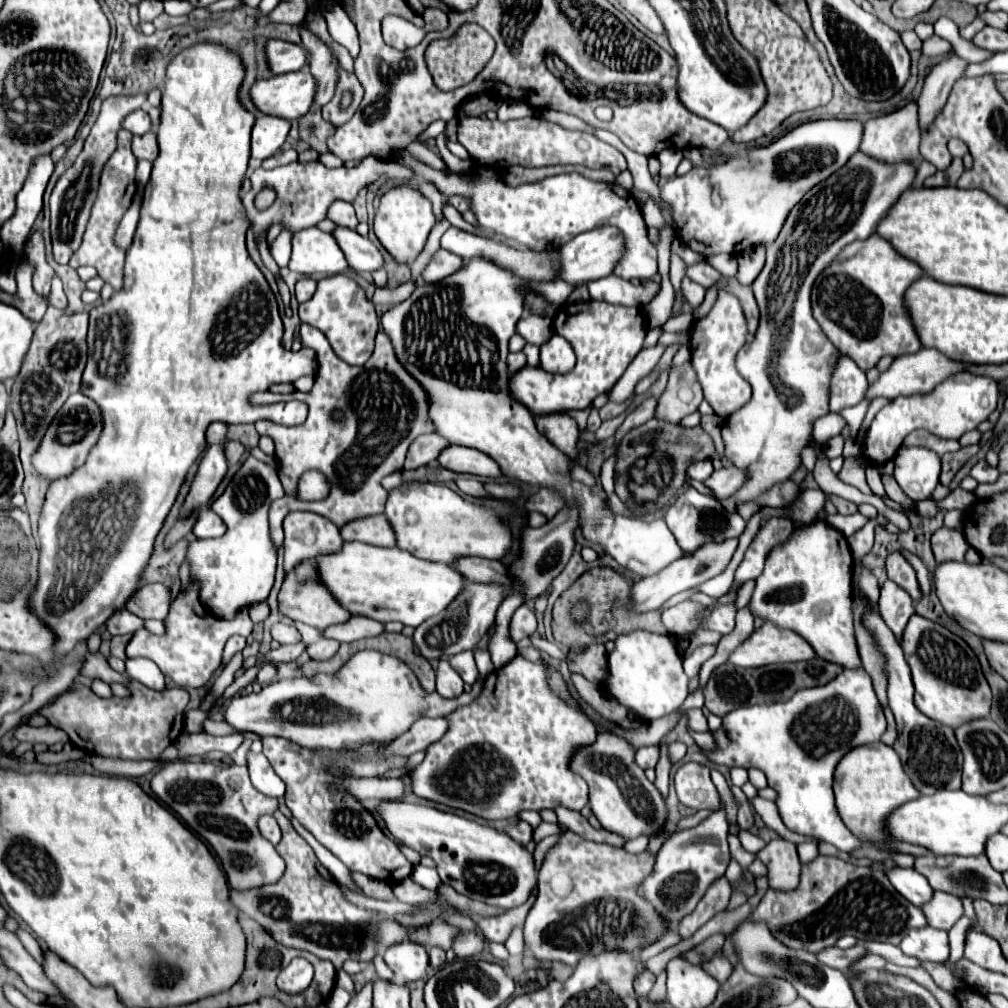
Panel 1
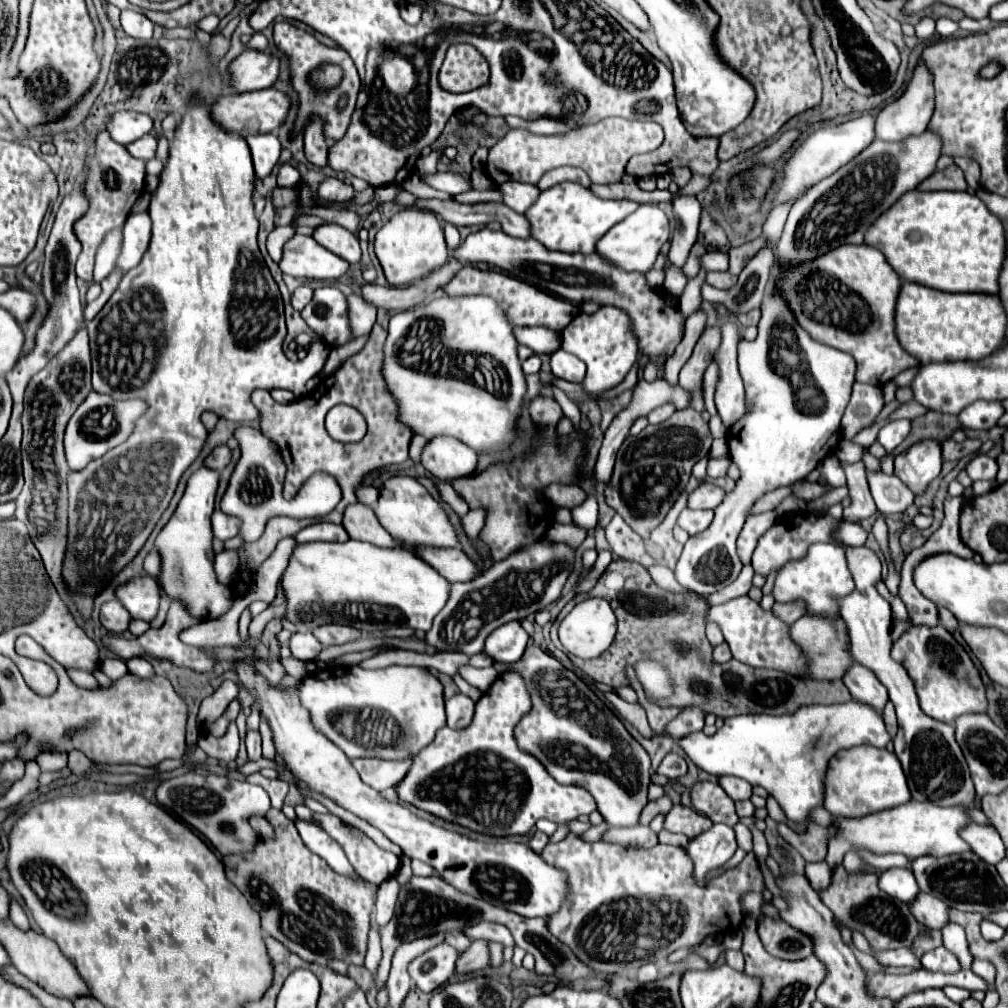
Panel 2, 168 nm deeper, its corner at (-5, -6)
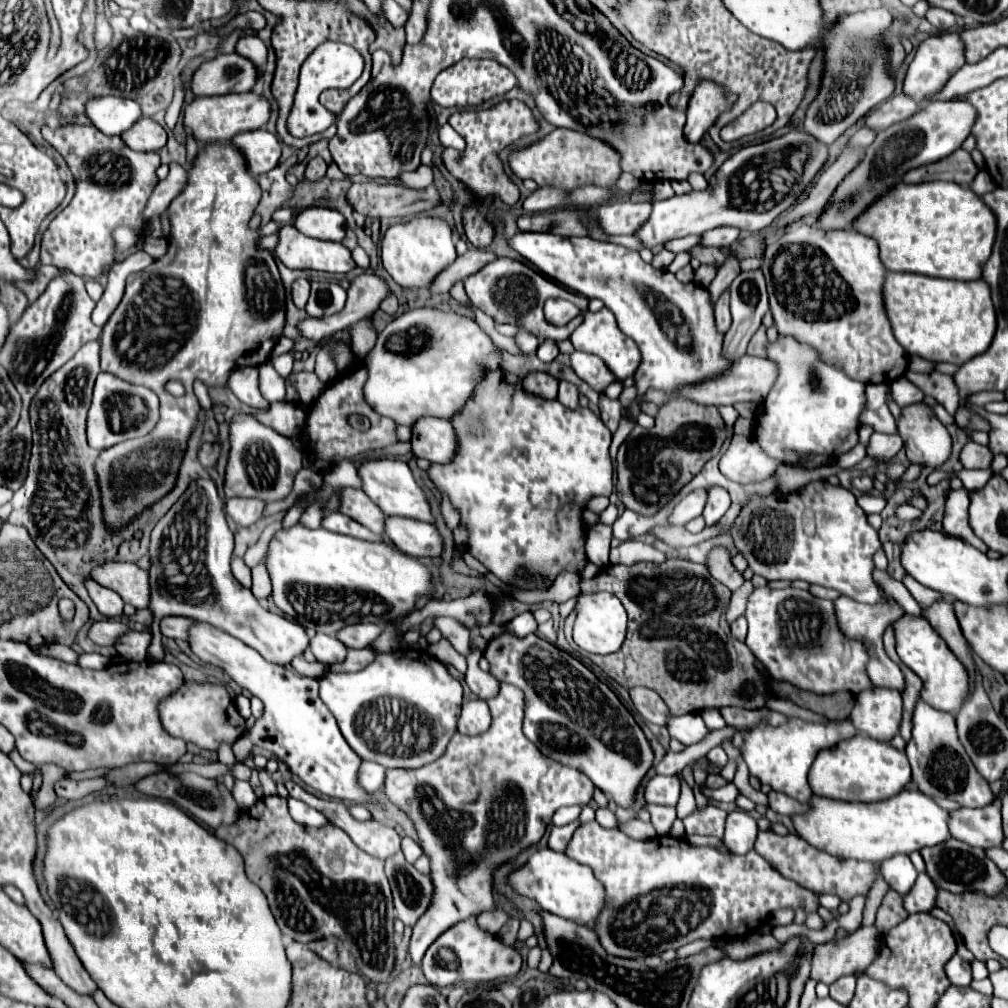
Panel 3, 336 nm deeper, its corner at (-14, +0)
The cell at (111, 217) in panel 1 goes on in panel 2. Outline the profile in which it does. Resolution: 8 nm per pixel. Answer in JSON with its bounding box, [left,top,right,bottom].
[75,130,145,282]

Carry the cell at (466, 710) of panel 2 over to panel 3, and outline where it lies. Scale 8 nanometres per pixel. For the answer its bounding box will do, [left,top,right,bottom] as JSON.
[458,700,490,736]

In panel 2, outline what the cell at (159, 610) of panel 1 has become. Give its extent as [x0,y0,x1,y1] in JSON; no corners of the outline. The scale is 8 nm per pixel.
[115,576,161,622]

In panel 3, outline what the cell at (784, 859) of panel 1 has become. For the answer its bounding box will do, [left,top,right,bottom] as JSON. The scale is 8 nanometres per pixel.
[830,974,856,1004]

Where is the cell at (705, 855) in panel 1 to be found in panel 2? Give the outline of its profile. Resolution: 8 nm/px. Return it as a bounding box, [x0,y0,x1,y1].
[685,824,735,884]

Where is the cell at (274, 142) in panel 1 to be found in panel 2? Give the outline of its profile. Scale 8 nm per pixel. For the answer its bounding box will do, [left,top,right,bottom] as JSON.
[247,134,281,178]

